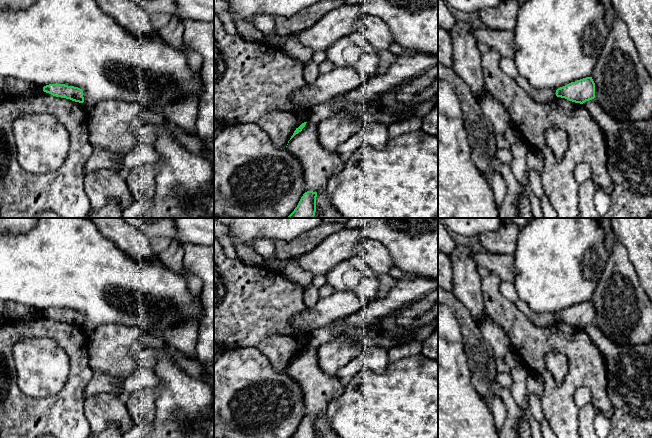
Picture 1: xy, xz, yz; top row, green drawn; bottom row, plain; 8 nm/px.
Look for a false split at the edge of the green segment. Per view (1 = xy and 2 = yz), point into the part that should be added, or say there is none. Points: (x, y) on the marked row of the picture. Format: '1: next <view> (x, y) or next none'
1: next none
2: next none

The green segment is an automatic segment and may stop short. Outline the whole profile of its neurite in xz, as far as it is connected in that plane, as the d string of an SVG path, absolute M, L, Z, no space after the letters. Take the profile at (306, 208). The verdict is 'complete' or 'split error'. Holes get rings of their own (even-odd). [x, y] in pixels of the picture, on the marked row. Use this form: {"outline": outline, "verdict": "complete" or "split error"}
{"outline": "M305 192L297 207L287 218L313 218L316 212L316 197L317 192Z", "verdict": "complete"}

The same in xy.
{"outline": "M49 84L43 87L43 91L56 97L70 99L79 103L84 102L83 90L78 87L65 84Z", "verdict": "complete"}

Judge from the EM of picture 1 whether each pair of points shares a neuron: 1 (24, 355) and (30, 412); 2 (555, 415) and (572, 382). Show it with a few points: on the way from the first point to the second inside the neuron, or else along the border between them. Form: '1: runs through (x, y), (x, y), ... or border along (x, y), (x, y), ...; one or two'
1: border along (16, 375), (18, 387), (25, 394), (52, 395); two
2: runs through (558, 407), (558, 398), (565, 390); one

